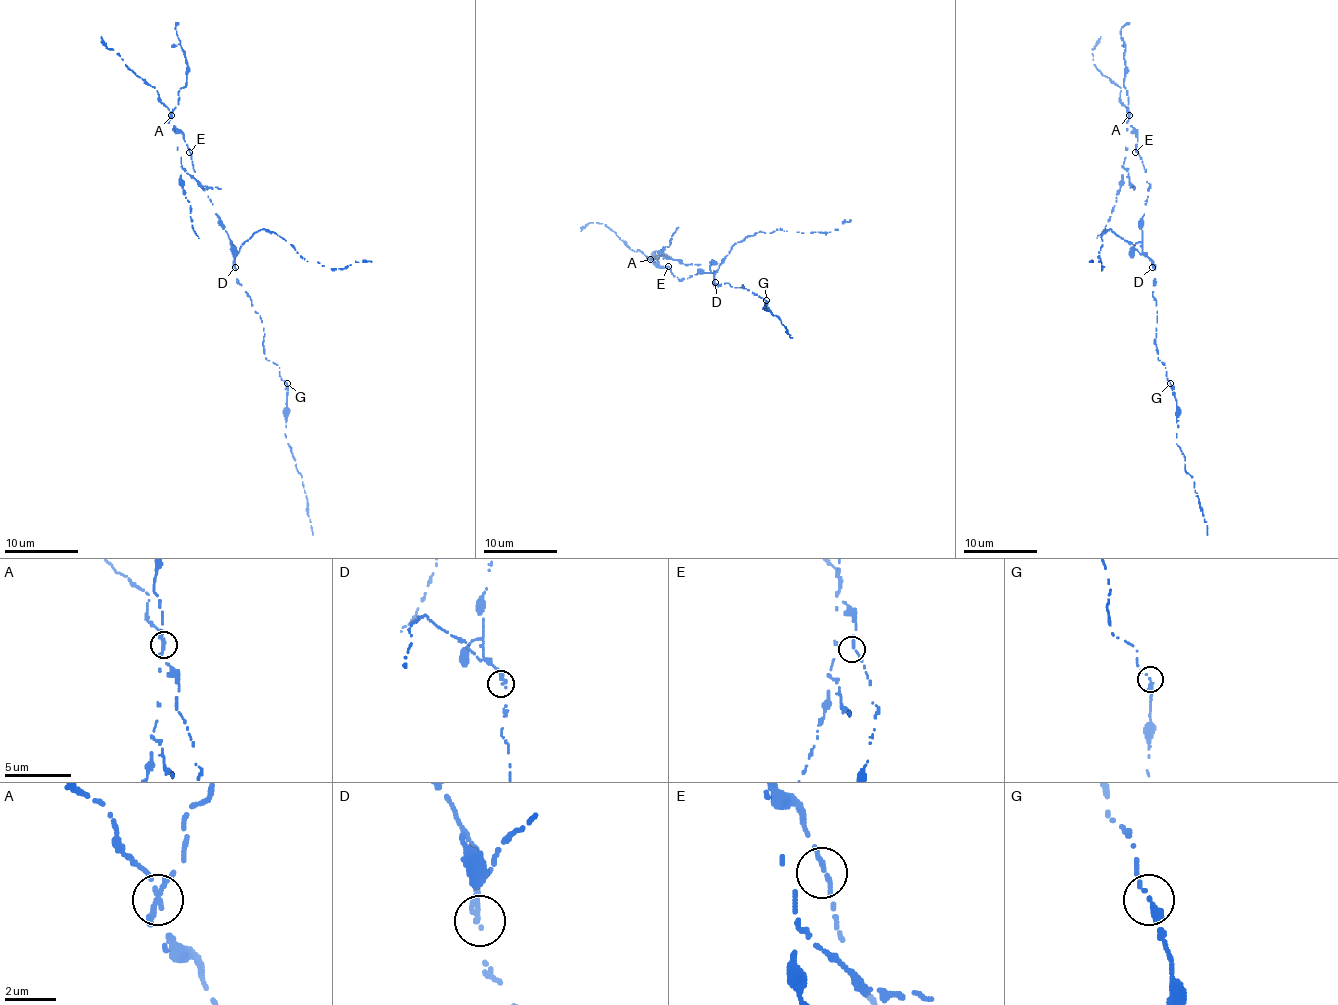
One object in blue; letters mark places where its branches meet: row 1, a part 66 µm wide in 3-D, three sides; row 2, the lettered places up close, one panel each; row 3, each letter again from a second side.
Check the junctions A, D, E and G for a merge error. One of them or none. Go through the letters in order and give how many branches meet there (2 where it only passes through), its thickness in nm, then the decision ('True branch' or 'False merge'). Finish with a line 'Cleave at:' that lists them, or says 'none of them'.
A: Branches: 1. Thickness 320 nm. False merge
D: Branches: 1. Thickness 320 nm. True branch
E: Branches: 1. Thickness 280 nm. True branch
G: Branches: 1. Thickness 320 nm. True branch
Cleave at: A

